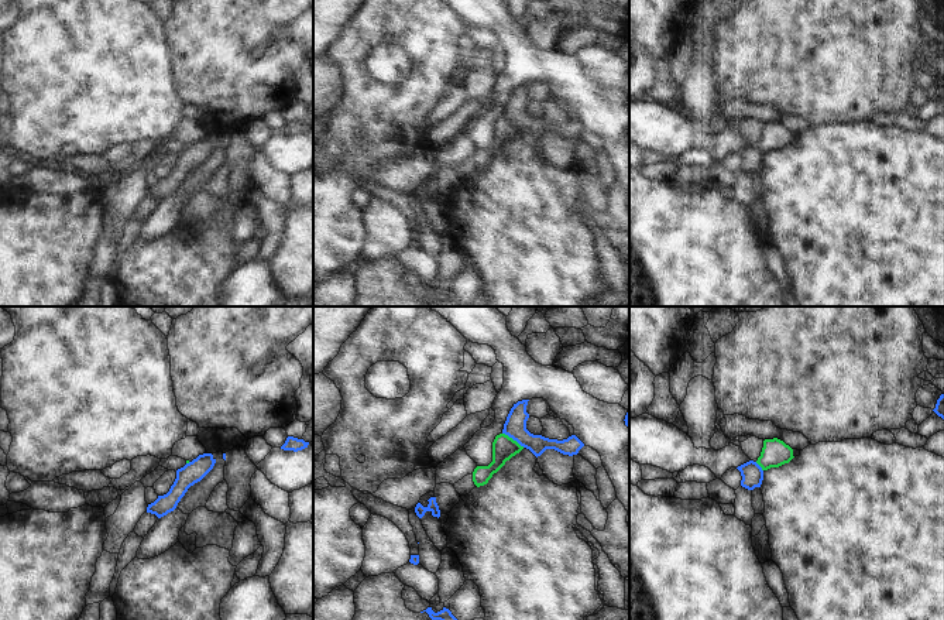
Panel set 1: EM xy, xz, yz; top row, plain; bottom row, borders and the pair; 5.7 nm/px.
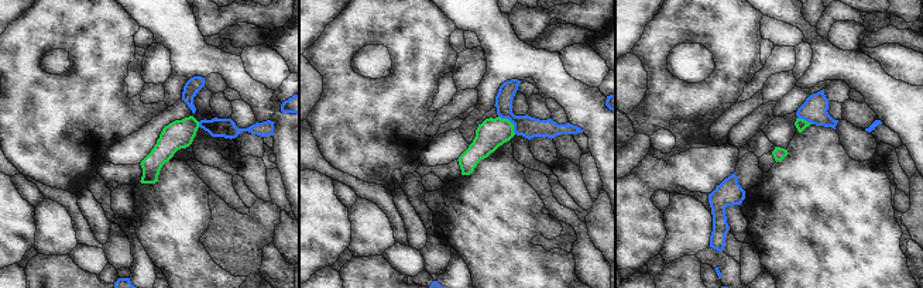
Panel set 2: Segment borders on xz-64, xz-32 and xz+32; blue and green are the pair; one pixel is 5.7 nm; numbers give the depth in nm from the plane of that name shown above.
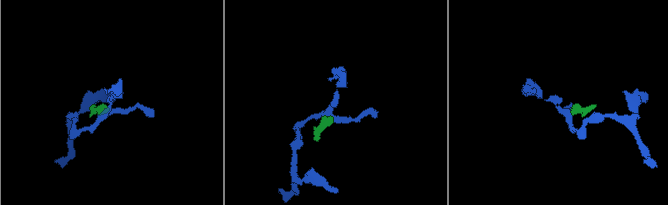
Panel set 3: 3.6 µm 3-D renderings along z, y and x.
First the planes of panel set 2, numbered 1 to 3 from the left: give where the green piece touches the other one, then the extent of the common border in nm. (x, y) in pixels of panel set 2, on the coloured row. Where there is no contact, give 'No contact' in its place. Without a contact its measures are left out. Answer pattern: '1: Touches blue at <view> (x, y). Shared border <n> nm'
1: Touches blue at xz-64 (199, 124). Shared border 30 nm
2: Touches blue at xz-32 (510, 120). Shared border 140 nm
3: Touches blue at xz+32 (805, 119). Shared border 90 nm

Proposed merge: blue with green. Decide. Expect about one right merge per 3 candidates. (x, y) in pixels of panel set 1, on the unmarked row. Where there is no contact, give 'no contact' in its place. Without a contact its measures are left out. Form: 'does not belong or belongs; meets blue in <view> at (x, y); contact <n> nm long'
does not belong; meets blue in xz at (514, 123); contact 150 nm long

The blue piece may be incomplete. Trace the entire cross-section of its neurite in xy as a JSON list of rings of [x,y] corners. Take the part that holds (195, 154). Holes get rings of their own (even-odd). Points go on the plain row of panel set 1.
[[[212,137],[199,138],[192,145],[176,154],[176,162],[169,175],[148,188],[147,196],[155,198],[158,202],[174,195],[185,179],[188,172],[200,165],[214,150],[216,143]]]

